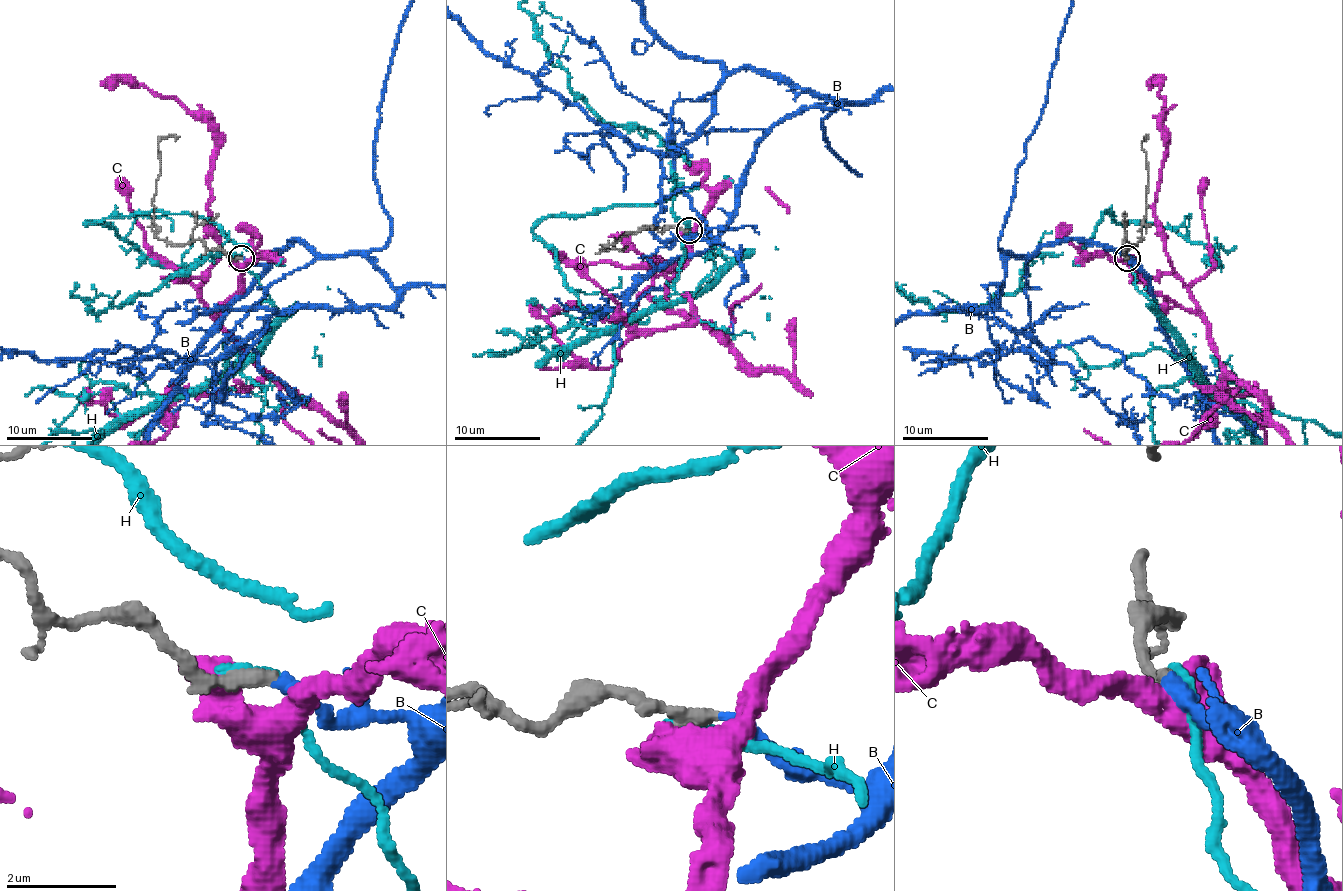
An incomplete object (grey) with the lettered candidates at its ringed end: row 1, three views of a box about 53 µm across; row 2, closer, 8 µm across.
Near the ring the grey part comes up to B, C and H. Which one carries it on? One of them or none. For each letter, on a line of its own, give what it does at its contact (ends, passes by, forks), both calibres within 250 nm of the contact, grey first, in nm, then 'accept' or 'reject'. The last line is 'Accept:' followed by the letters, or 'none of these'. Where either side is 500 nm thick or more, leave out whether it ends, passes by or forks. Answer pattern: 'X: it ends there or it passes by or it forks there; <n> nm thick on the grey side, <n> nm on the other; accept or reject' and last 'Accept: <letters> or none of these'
B: it ends there; 280 nm thick on the grey side, 300 nm on the other; accept
C: 360 nm thick on the grey side, 650 nm on the other; reject
H: it ends there; 320 nm thick on the grey side, 190 nm on the other; reject
Accept: B

